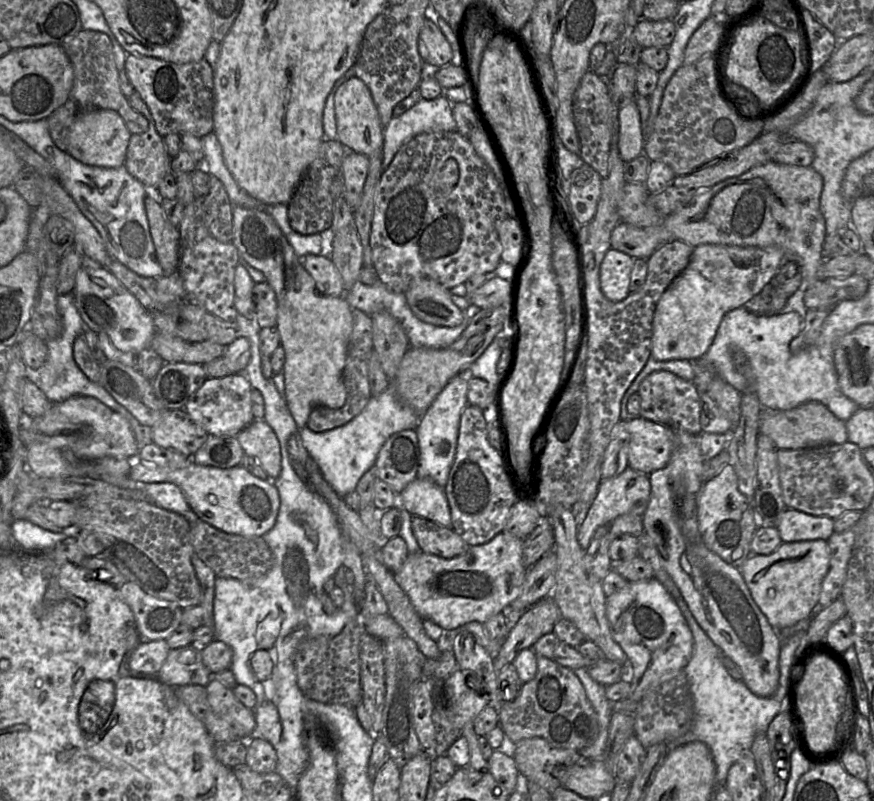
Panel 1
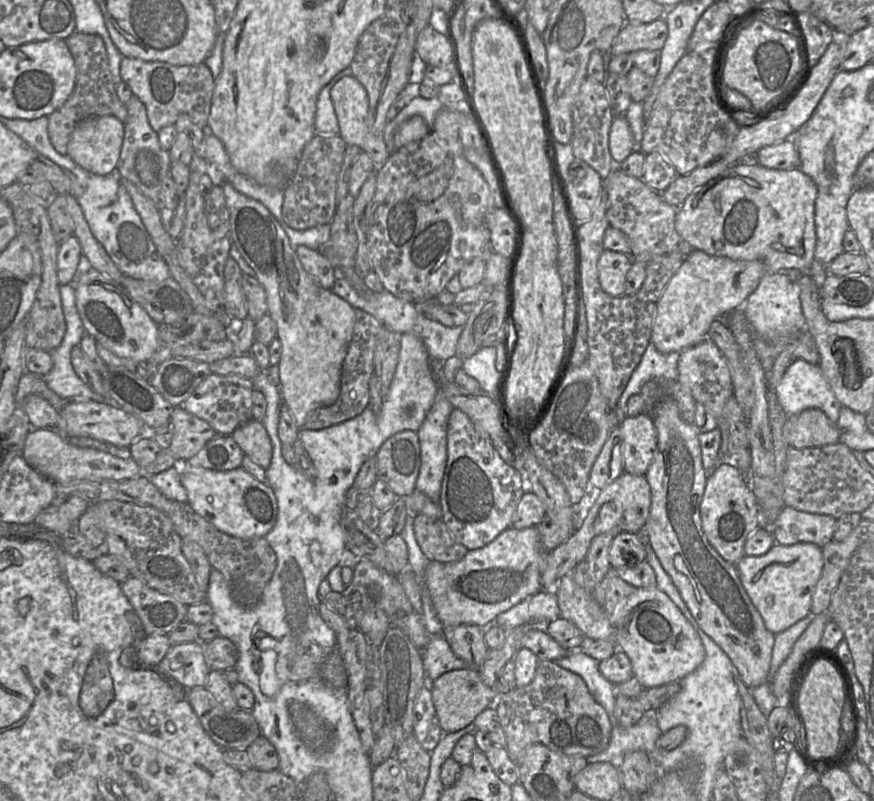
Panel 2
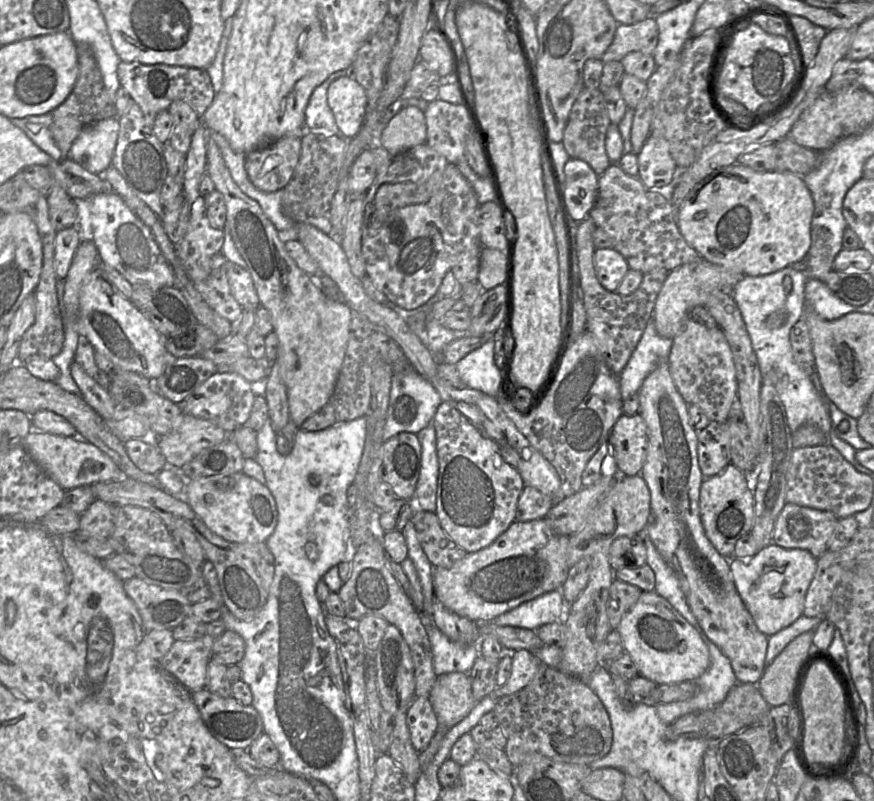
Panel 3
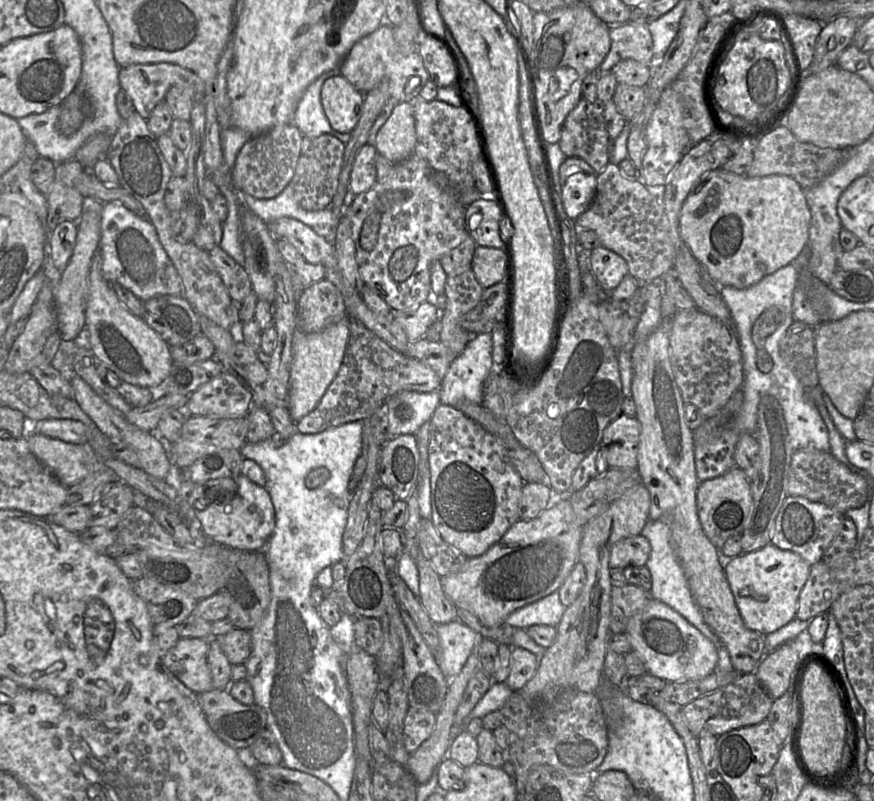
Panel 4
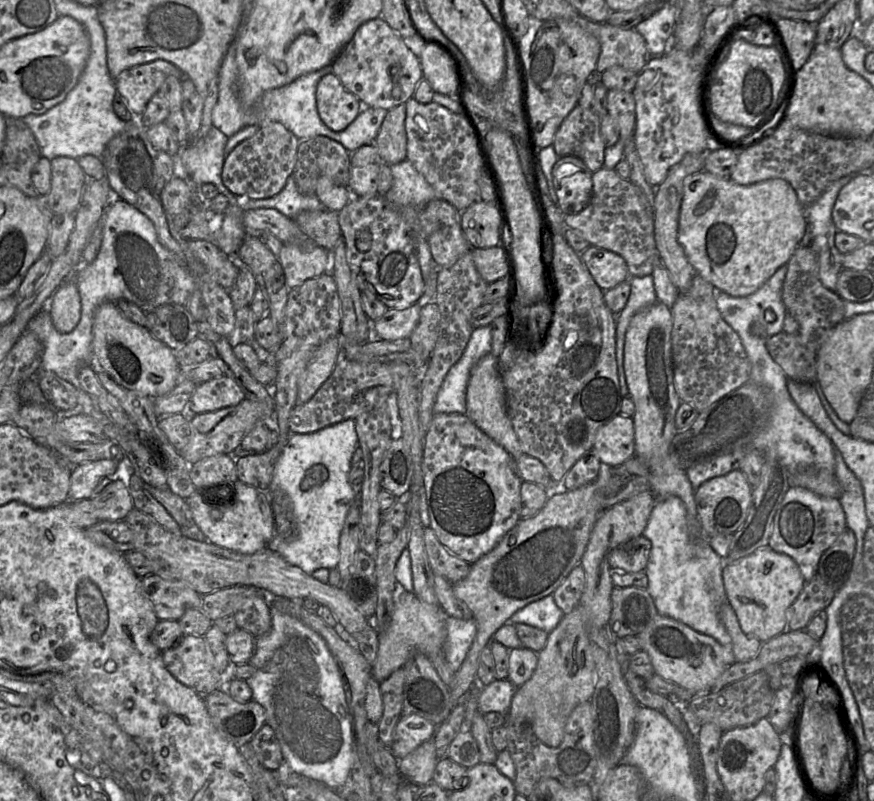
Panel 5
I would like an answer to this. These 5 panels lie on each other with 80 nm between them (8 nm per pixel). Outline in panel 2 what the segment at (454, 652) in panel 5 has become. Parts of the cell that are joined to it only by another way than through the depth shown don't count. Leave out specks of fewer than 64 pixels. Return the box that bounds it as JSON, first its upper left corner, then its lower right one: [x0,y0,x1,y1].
[420,634,470,684]

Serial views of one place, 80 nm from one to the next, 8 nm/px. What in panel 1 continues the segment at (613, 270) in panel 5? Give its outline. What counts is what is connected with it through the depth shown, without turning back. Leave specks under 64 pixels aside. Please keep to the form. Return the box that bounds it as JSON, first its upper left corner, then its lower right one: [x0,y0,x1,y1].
[600,248,636,302]

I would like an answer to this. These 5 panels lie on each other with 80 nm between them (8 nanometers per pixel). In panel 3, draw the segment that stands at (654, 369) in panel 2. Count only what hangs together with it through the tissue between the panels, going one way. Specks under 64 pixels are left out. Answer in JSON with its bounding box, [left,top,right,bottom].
[618,316,672,401]

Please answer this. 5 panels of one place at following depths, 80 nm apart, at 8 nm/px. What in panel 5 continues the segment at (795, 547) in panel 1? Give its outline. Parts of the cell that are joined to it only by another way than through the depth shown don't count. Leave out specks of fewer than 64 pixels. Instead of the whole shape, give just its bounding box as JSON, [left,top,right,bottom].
[722,546,806,643]

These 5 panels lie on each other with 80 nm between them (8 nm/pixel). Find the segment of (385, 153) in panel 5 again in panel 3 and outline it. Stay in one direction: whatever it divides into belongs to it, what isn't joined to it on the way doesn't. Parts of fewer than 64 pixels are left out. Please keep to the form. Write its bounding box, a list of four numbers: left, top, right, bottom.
[378,106,425,157]

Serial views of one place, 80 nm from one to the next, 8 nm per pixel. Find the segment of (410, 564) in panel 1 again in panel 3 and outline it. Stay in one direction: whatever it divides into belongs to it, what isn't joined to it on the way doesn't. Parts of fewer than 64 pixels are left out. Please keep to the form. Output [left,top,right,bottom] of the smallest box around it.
[433,518,570,623]

